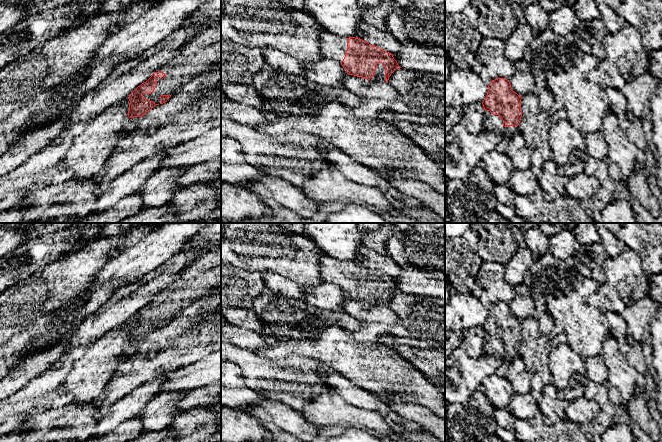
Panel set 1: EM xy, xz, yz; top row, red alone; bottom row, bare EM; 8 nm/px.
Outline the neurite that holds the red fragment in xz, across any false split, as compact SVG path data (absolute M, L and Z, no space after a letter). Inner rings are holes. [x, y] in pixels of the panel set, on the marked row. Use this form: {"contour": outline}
{"contour": "M327 31L320 34L320 50L324 58L328 58L340 63L350 75L362 77L371 81L388 82L391 74L401 67L394 59L393 54L380 49L367 41L355 37L339 37Z"}

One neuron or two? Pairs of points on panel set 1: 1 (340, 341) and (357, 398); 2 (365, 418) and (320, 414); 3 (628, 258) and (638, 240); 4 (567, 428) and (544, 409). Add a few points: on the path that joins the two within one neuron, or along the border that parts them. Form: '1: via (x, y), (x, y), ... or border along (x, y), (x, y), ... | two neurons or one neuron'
1: border along (334, 370), (359, 387), (375, 393) | two neurons
2: via (354, 416), (331, 414) | one neuron
3: border along (628, 247), (638, 254), (643, 271) | two neurons
4: border along (565, 417), (551, 424), (548, 424), (542, 418) | two neurons

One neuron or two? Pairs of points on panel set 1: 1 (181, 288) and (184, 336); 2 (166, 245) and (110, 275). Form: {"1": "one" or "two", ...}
{"1": "two", "2": "one"}

